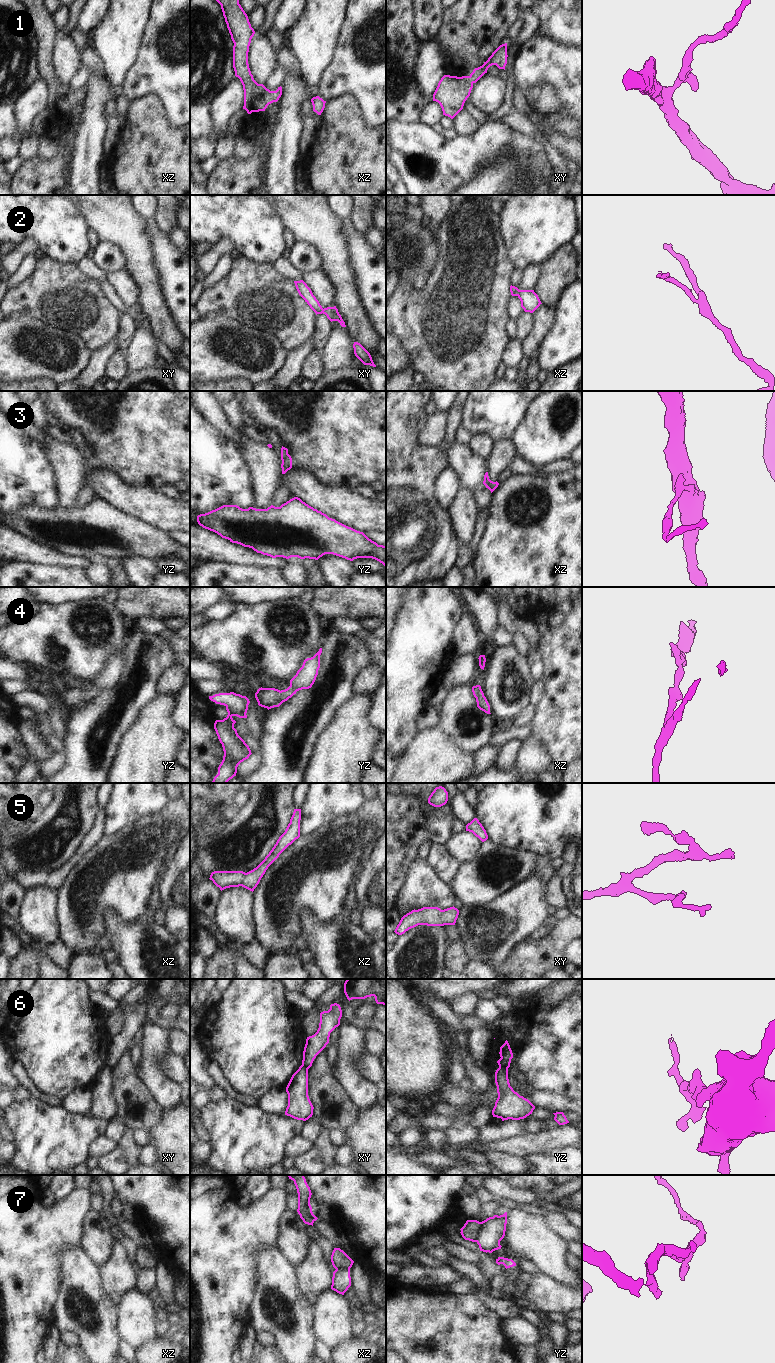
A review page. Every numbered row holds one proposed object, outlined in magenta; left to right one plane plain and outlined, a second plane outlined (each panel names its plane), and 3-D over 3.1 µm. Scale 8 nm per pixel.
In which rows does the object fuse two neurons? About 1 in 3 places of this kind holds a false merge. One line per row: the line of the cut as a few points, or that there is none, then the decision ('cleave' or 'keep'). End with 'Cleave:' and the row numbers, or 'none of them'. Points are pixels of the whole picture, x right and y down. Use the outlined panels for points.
1: cut none; keep
2: cut none; keep
3: cut none; keep
4: cut none; keep
5: cut none; keep
6: cut yz (499, 1066), (507, 1068); cleave
7: cut yz (481, 1222), (481, 1228), (475, 1241); cleave
Cleave: 6, 7

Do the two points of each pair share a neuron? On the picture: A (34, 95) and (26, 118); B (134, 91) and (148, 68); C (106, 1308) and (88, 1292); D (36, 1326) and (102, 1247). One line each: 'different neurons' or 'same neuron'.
A: same neuron
B: same neuron
C: same neuron
D: different neurons

